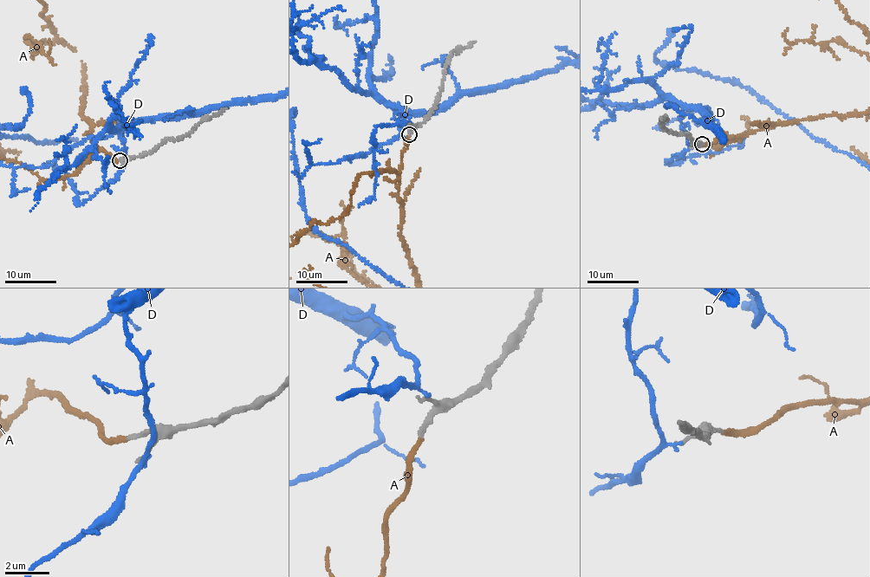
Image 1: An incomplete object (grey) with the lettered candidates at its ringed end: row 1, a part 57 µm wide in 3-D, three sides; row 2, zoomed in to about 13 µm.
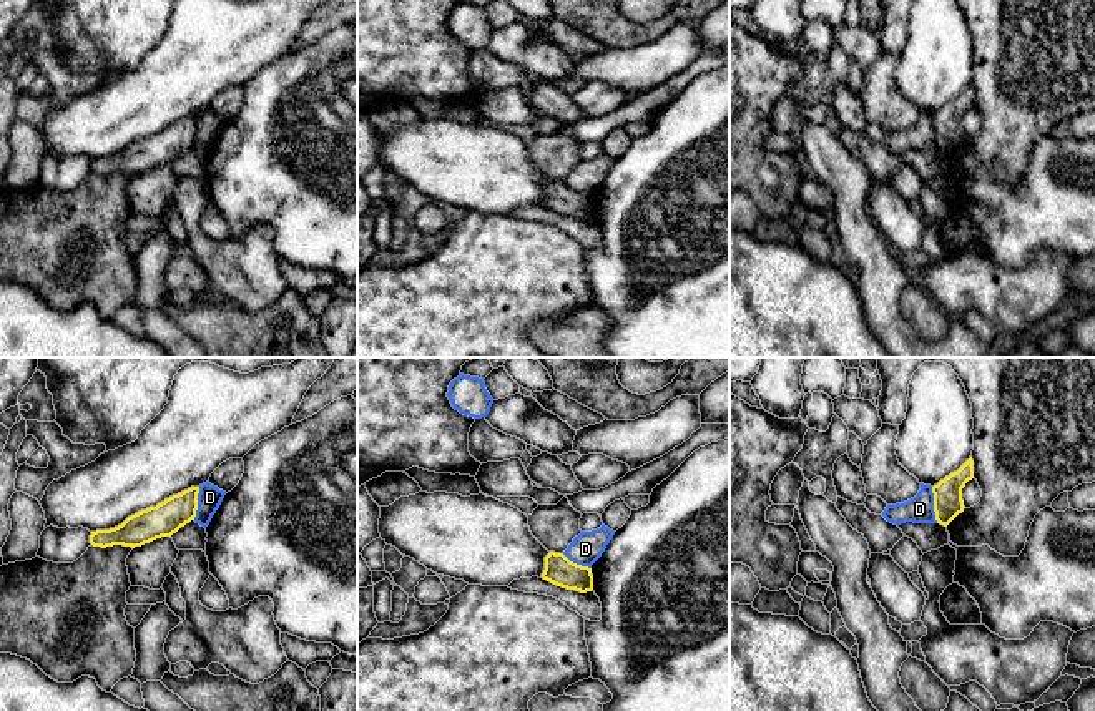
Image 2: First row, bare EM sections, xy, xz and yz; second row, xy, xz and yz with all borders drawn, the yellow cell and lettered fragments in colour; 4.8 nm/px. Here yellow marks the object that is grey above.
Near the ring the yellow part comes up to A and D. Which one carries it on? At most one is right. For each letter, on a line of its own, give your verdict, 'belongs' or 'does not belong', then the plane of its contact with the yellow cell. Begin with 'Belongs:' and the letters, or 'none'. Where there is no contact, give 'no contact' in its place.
Belongs: A
A: belongs; no contact
D: does not belong; meets yellow in yz

